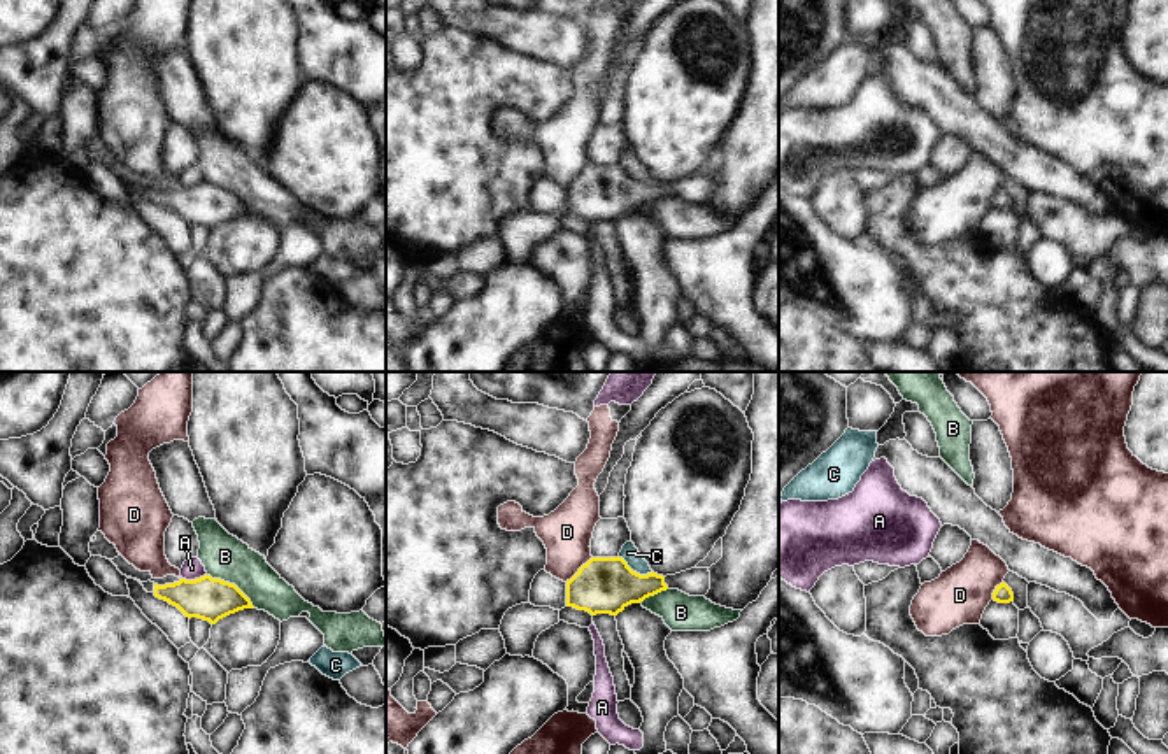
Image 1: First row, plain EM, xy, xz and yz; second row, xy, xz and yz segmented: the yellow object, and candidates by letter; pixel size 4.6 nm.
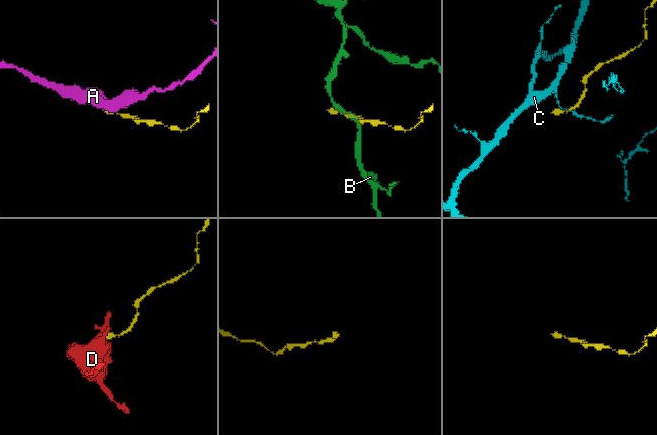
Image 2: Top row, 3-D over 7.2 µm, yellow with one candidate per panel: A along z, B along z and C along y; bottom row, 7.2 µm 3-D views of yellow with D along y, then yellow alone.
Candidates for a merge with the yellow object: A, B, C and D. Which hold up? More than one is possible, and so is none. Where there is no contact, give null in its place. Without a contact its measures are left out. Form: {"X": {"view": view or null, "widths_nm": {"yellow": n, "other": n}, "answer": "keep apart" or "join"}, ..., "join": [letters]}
{"A": {"view": "xy", "widths_nm": {"yellow": 200, "other": 90}, "answer": "keep apart"}, "B": {"view": "xy", "widths_nm": {"yellow": 200, "other": 200}, "answer": "keep apart"}, "C": {"view": "xz", "widths_nm": {"yellow": 260, "other": 80}, "answer": "keep apart"}, "D": {"view": "xz", "widths_nm": {"yellow": 260, "other": 240}, "answer": "keep apart"}, "join": []}

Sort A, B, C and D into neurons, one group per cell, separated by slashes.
A / B / C / D

